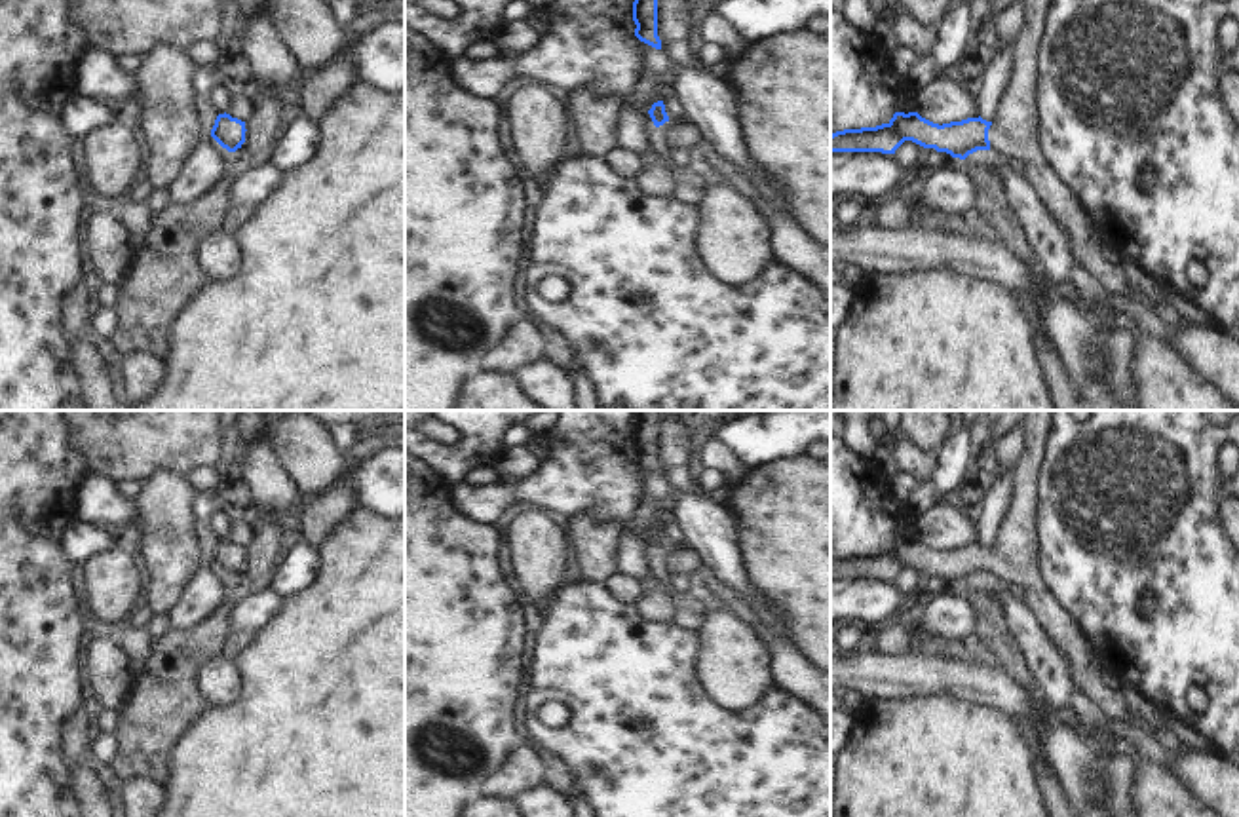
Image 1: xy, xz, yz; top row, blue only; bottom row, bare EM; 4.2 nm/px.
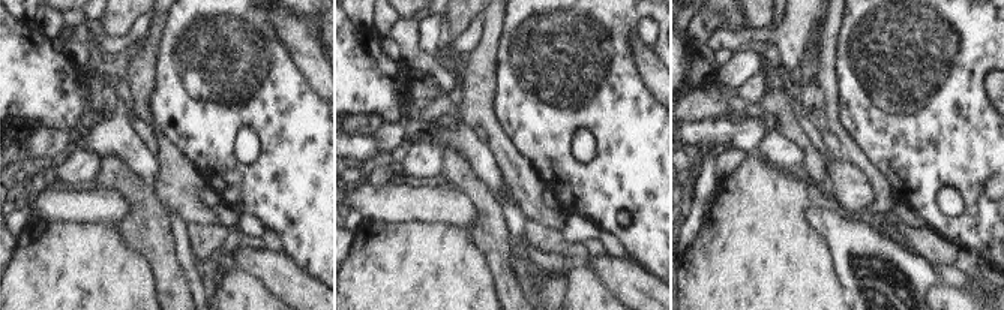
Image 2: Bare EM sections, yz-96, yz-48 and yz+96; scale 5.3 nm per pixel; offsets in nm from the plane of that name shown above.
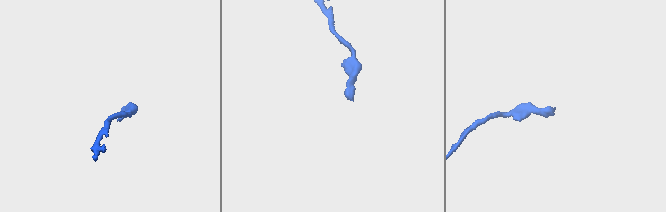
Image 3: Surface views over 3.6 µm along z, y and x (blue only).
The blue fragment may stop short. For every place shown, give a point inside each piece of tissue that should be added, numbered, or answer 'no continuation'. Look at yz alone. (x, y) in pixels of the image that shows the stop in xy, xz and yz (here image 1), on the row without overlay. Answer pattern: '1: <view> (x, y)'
1: yz (1013, 559)

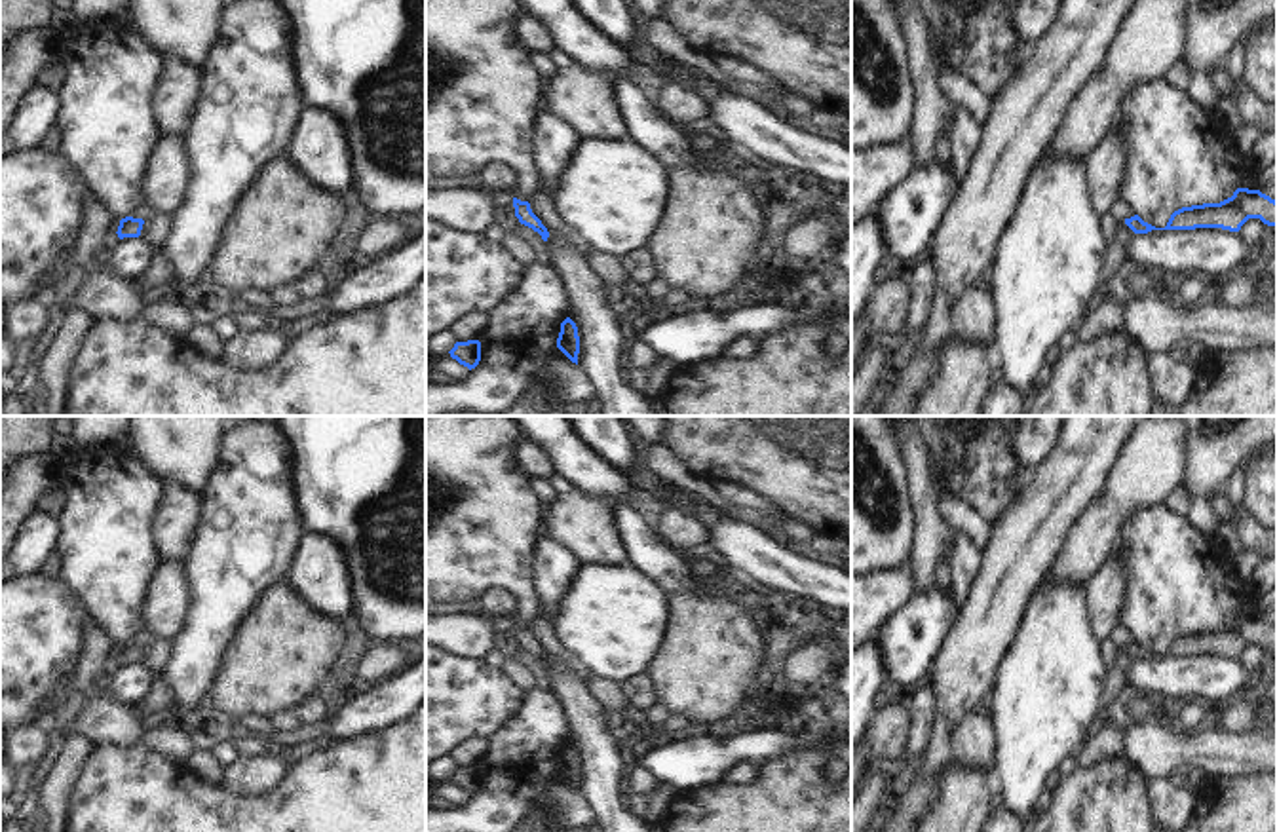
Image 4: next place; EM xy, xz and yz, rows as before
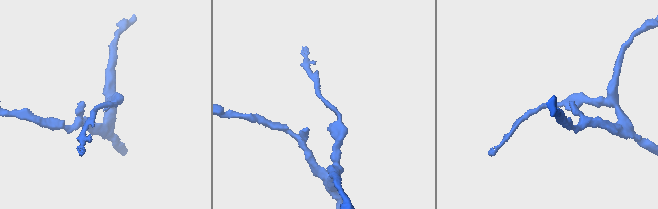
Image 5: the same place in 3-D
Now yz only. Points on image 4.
no continuation

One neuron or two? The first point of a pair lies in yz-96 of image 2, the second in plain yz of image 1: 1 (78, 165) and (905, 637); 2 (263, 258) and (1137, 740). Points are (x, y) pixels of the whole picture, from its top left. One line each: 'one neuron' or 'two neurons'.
1: two neurons
2: two neurons

